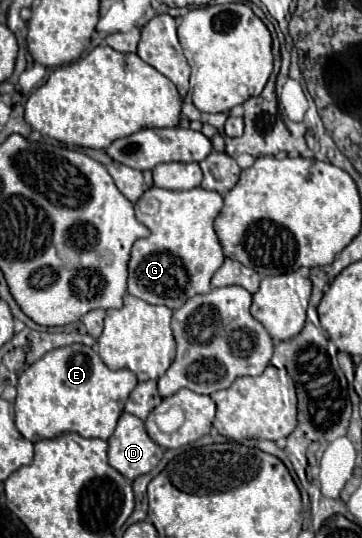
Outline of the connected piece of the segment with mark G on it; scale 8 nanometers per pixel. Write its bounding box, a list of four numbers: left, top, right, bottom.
[128,187,224,309]

